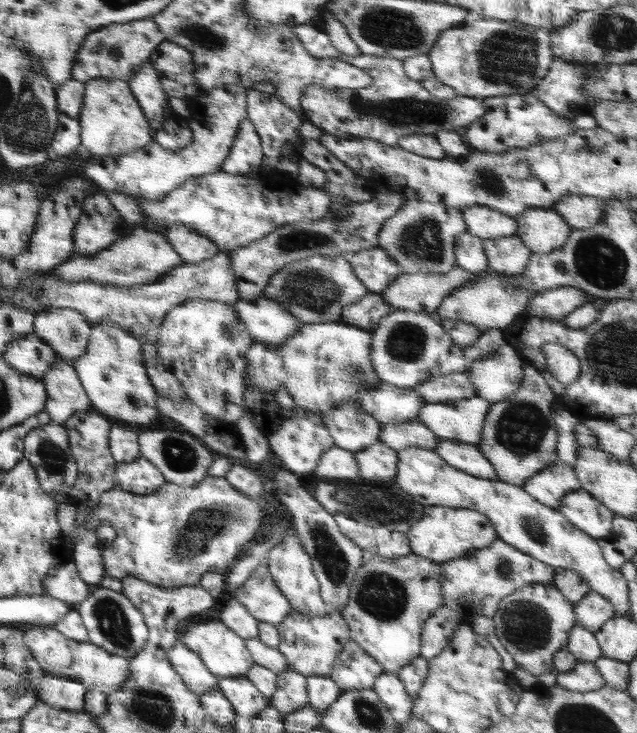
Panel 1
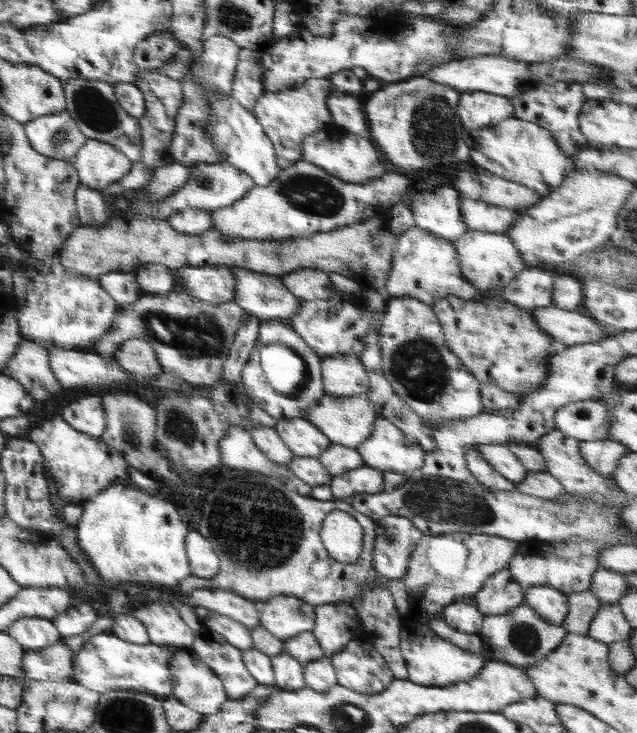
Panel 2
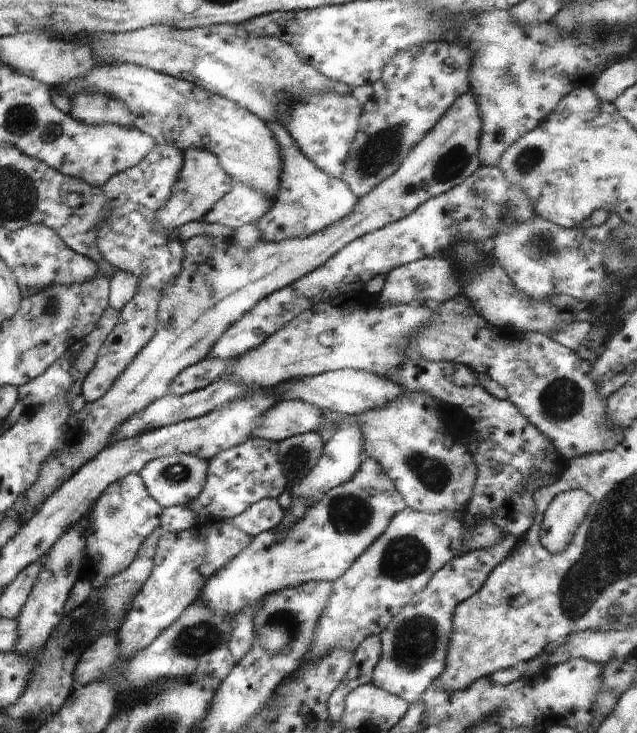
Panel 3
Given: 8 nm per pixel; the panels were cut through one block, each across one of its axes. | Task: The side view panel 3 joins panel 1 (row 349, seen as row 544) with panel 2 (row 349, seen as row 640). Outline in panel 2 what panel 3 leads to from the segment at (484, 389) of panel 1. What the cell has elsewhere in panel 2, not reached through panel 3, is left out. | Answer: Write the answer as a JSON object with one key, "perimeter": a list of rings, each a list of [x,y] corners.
{"perimeter":[[[393,297],[385,304],[384,320],[379,328],[379,347],[381,348],[381,369],[390,382],[392,390],[426,422],[440,419],[458,420],[478,416],[486,410],[481,402],[481,382],[462,364],[445,343],[443,326],[438,321],[430,305],[415,298]]]}

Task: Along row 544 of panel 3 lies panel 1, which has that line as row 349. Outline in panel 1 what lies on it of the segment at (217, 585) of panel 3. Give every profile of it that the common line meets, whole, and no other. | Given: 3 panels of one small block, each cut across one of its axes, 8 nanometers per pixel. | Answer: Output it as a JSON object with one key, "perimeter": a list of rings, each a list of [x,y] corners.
{"perimeter":[[[332,321],[304,323],[288,340],[277,345],[255,341],[245,354],[245,389],[246,384],[251,384],[260,392],[275,394],[279,388],[284,387],[297,406],[320,414],[342,405],[353,404],[364,387],[382,383],[371,363],[371,340],[371,331],[348,323]]]}

